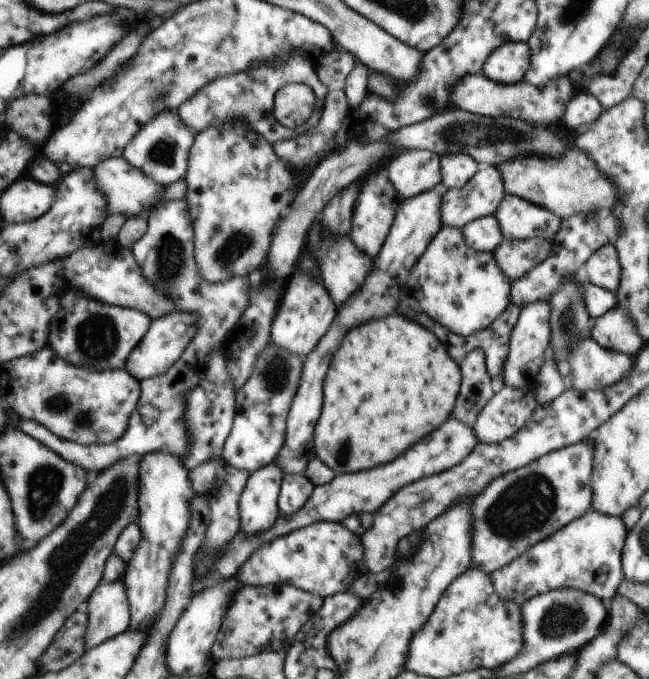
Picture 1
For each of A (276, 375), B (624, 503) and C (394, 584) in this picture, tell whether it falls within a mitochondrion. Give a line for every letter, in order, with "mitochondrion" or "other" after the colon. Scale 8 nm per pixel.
A: mitochondrion
B: other
C: other

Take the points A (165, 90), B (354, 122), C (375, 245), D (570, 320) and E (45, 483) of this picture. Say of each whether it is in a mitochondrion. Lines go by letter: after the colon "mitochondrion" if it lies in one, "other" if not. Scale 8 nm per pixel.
A: mitochondrion
B: other
C: other
D: mitochondrion
E: mitochondrion

